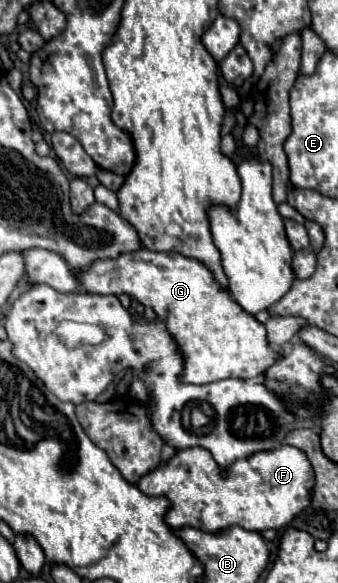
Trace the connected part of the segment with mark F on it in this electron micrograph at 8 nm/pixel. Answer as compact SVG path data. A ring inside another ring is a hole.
M279 446L275 452L255 452L247 460L235 460L231 468L227 468L227 476L219 476L219 464L211 460L211 452L205 448L183 448L183 452L175 452L167 462L161 462L155 470L141 476L137 488L149 496L165 496L171 502L171 508L165 514L165 524L171 528L193 526L207 532L217 532L229 526L241 526L245 530L281 530L285 528L301 510L309 506L309 490L313 486L313 470L307 462L307 456L293 446Z

